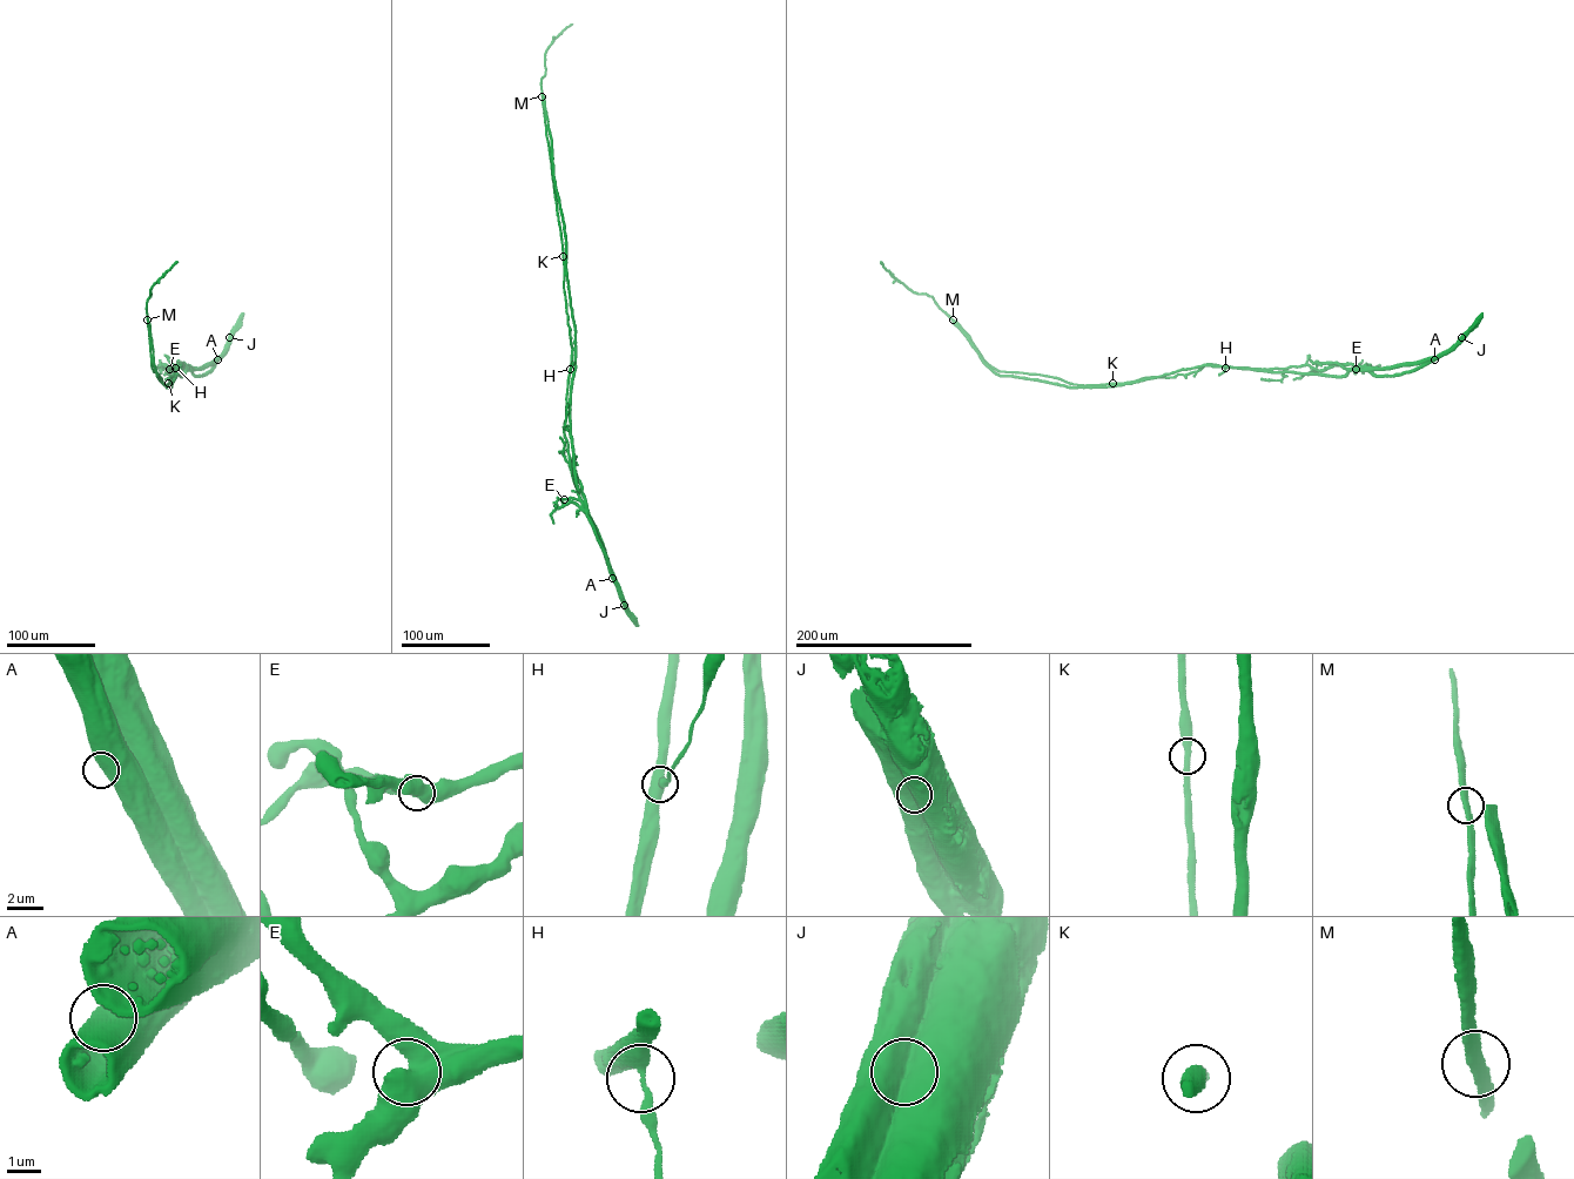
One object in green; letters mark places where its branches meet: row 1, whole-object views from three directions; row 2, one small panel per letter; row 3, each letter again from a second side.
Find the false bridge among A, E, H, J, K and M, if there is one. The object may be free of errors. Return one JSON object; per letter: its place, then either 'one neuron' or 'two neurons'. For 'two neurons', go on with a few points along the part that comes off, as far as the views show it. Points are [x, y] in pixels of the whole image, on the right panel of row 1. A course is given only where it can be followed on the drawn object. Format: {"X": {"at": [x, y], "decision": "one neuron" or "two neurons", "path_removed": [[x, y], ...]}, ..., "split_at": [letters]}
{"A": {"at": [1434, 359], "decision": "one neuron"}, "E": {"at": [1356, 369], "decision": "one neuron"}, "H": {"at": [1225, 368], "decision": "one neuron"}, "J": {"at": [1461, 337], "decision": "two neurons", "path_removed": [[1461, 337], [1400, 375], [1351, 364], [1206, 364], [1172, 377], [1082, 385], [994, 368], [934, 298], [881, 262]]}, "K": {"at": [1112, 383], "decision": "one neuron"}, "M": {"at": [953, 319], "decision": "one neuron"}, "split_at": ["J"]}

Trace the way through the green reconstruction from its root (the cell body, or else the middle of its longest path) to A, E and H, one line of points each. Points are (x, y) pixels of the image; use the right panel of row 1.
A: (1420, 362), (1434, 359)
E: (1420, 362), (1393, 368), (1357, 365), (1356, 369)
H: (1420, 362), (1393, 368), (1340, 364), (1322, 370), (1307, 365), (1225, 368)

